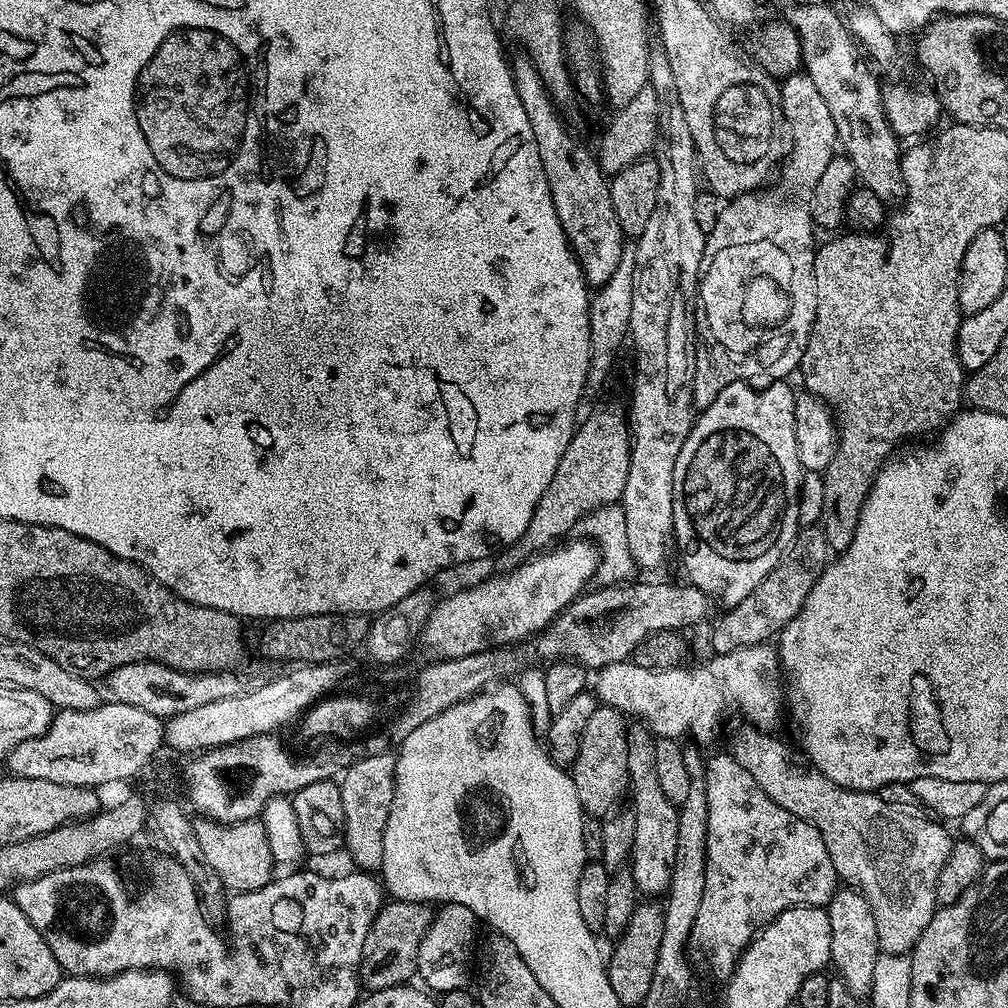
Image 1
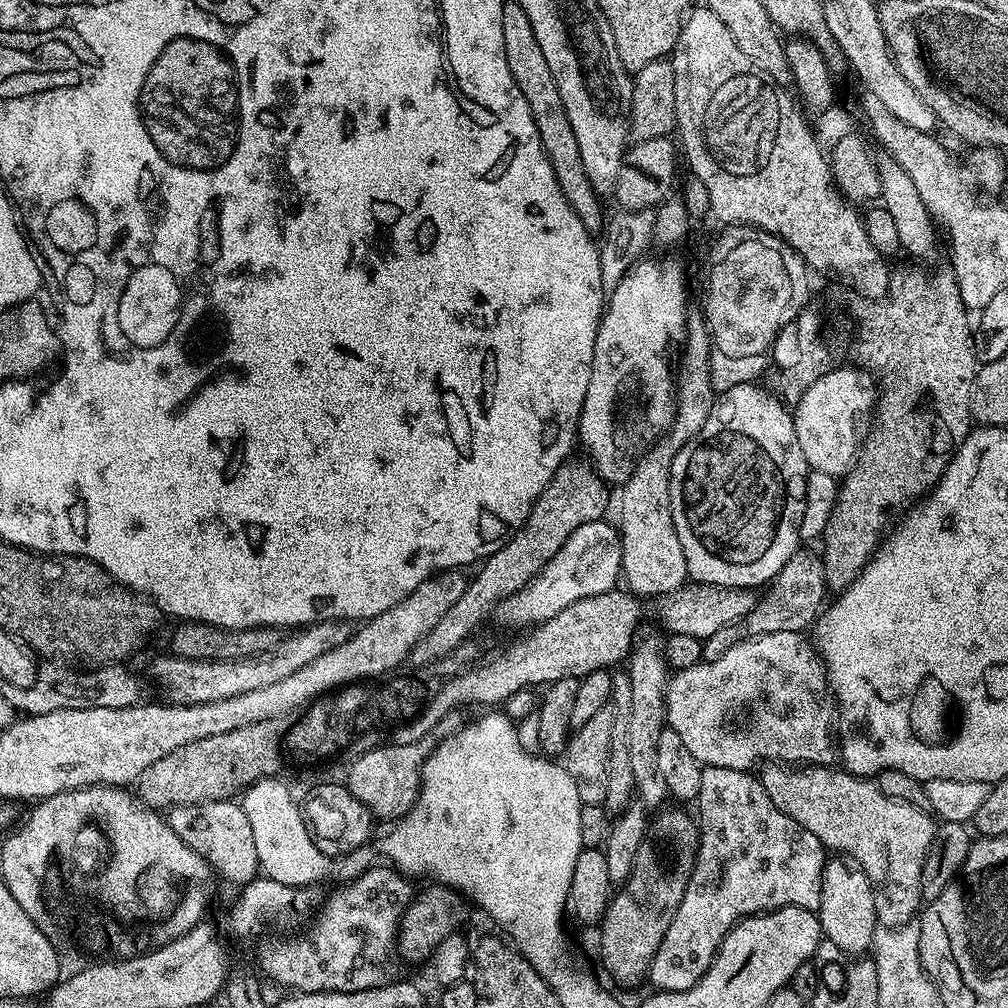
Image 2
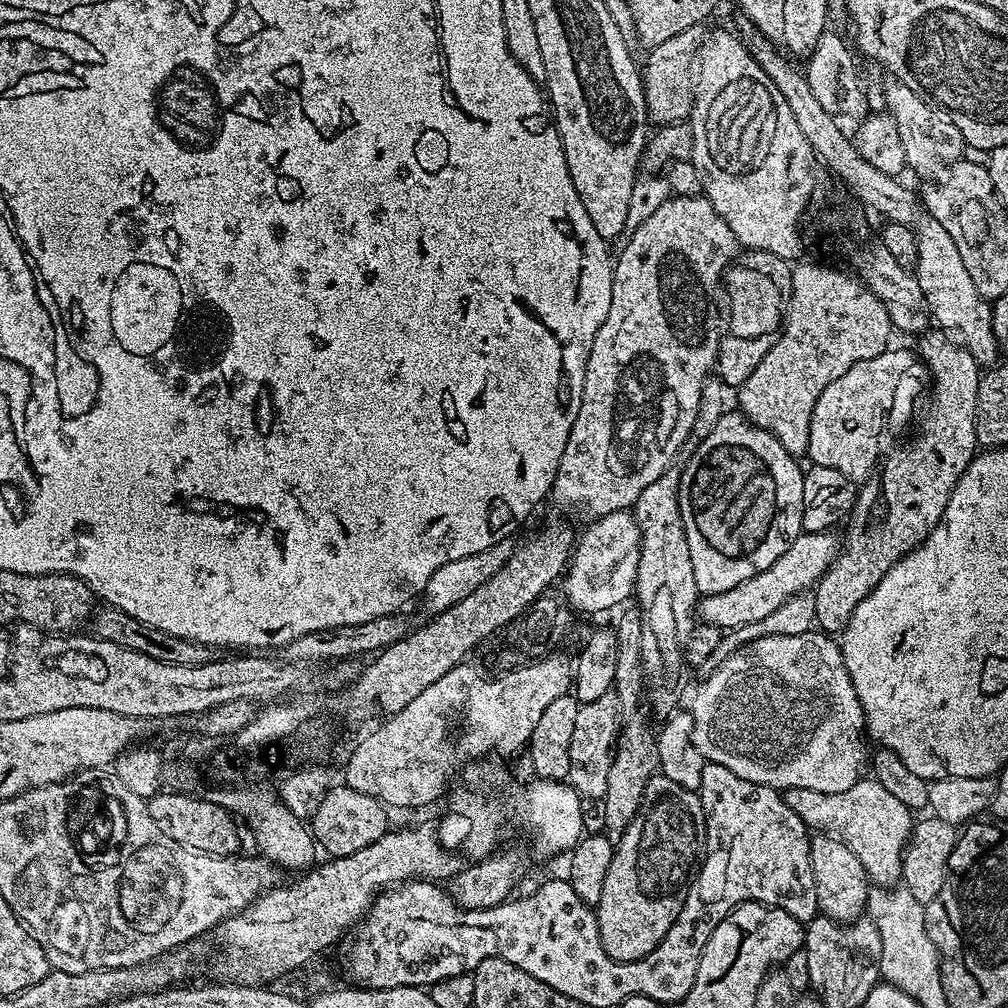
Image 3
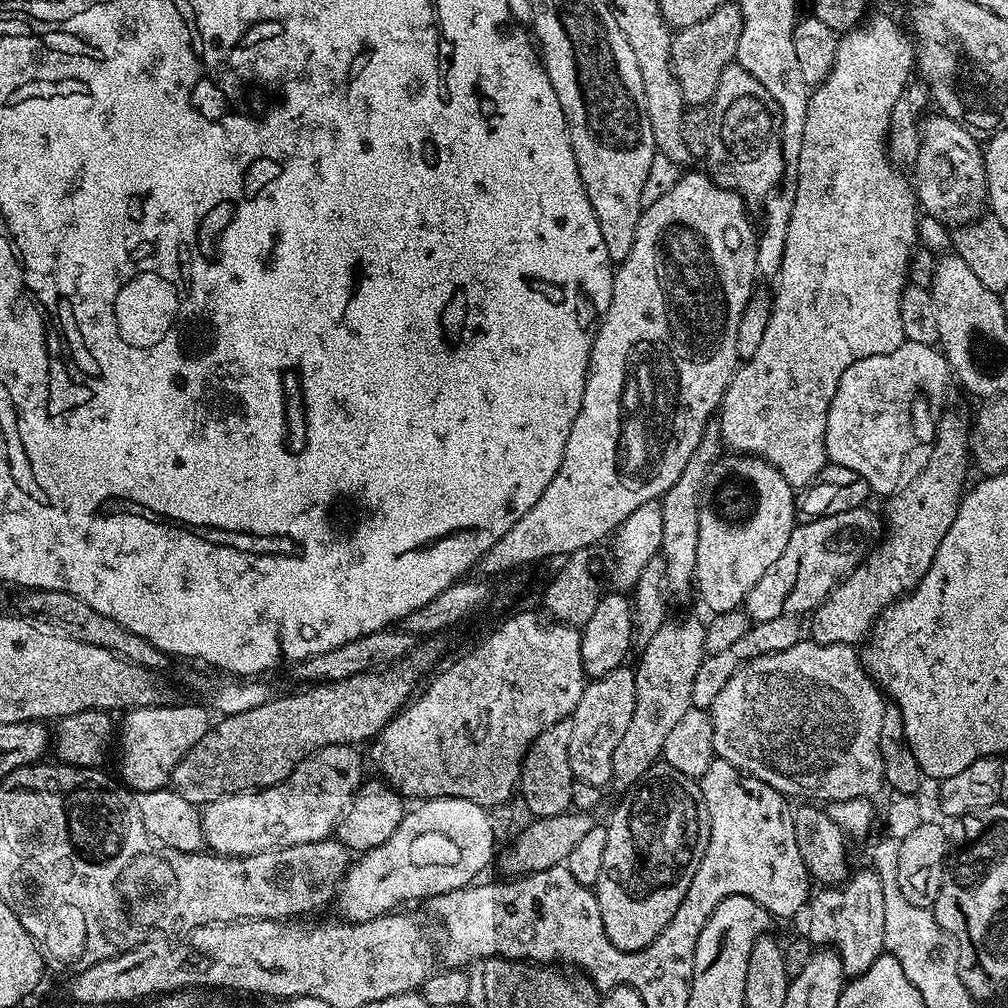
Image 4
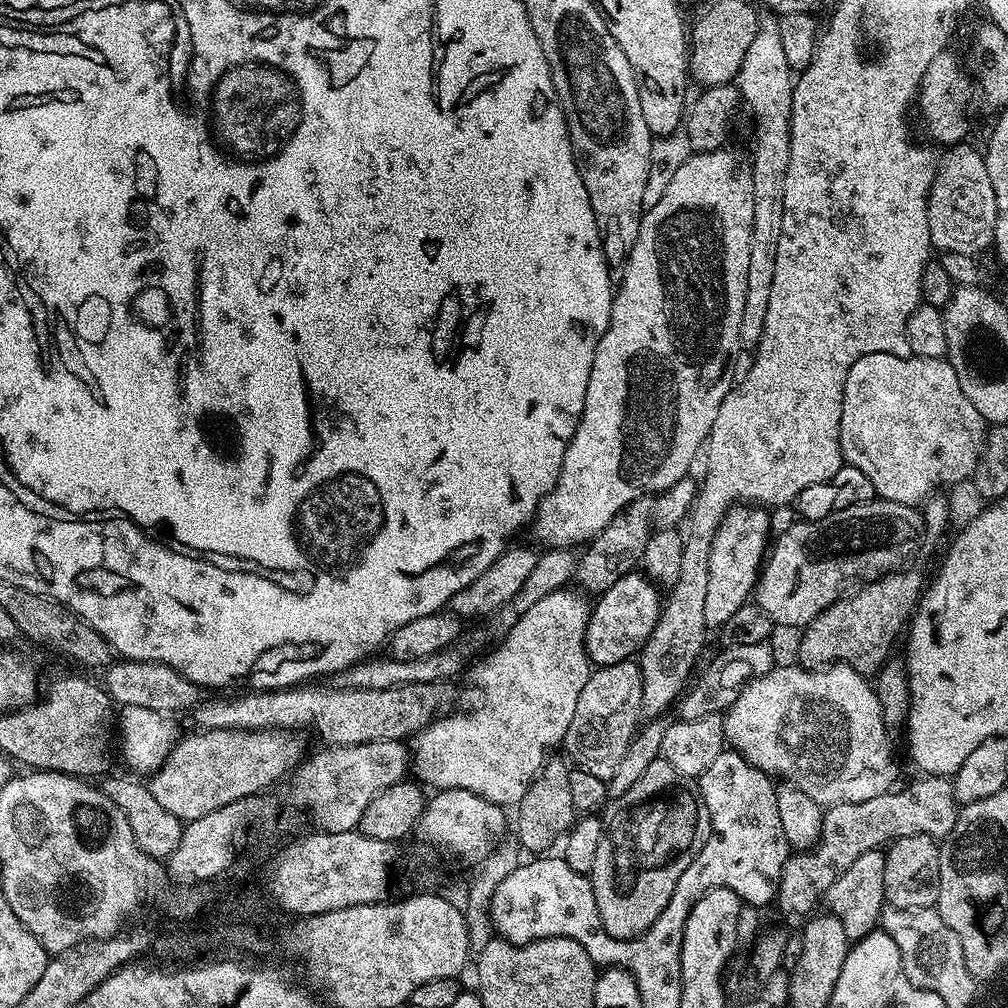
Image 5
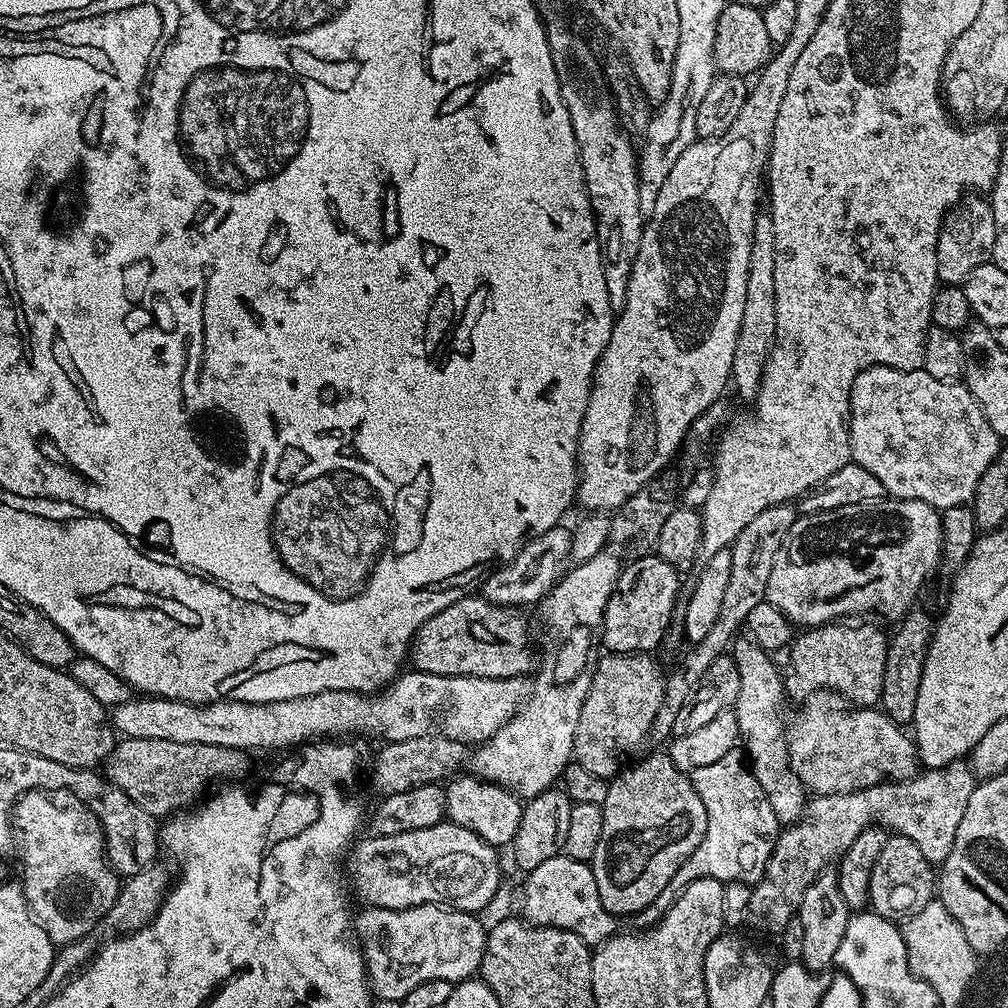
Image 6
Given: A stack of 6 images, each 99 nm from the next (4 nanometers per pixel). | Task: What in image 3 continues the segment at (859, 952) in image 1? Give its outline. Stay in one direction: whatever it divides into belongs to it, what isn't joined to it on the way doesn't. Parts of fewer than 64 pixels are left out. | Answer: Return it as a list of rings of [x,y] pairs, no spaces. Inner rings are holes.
[[[827,834],[813,835],[811,842],[810,866],[814,874],[817,909],[839,924],[851,924],[853,920],[861,919],[868,907],[870,881],[858,854],[838,838]]]

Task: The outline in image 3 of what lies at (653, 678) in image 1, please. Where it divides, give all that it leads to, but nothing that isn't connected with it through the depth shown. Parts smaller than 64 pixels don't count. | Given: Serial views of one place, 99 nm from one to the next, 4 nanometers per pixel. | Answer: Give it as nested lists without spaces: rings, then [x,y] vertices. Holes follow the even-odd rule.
[[[819,630],[793,636],[767,636],[758,638],[746,646],[739,648],[718,670],[699,681],[700,689],[692,700],[692,741],[709,764],[726,766],[730,774],[738,774],[738,778],[746,778],[746,782],[765,784],[768,788],[787,790],[790,788],[809,788],[822,794],[842,794],[842,790],[850,790],[862,778],[866,768],[866,752],[864,756],[864,740],[866,741],[866,721],[864,711],[858,702],[859,694],[854,690],[854,682],[850,682],[850,674],[846,670],[846,662],[840,653],[839,643],[831,635]]]

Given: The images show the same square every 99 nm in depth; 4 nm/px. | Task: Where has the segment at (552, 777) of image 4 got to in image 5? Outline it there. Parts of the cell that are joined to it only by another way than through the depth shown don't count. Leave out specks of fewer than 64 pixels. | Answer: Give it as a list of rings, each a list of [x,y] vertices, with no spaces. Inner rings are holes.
[[[563,759],[545,760],[535,782],[526,790],[522,802],[515,809],[516,829],[514,835],[520,840],[520,847],[528,854],[544,854],[552,843],[559,841],[577,819],[578,813],[570,795],[570,768]]]

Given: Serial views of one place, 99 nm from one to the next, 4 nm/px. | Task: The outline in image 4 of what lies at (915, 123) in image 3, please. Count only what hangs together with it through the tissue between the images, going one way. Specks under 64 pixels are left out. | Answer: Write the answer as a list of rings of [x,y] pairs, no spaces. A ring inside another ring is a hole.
[[[935,115],[919,125],[920,149],[914,165],[916,199],[919,207],[941,224],[968,226],[979,221],[986,212],[988,175],[984,169],[982,144],[973,133],[949,116]]]

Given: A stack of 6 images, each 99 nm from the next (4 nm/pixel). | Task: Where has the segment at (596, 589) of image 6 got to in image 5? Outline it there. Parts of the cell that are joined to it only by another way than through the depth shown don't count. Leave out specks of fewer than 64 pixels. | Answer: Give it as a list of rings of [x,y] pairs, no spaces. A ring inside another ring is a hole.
[[[562,587],[534,602],[534,606],[514,622],[514,630],[493,647],[496,648],[493,652],[485,660],[477,659],[467,669],[466,677],[476,687],[477,698],[484,703],[481,708],[472,708],[457,716],[441,715],[411,737],[410,768],[414,776],[416,772],[415,779],[421,785],[432,787],[432,790],[470,790],[501,806],[518,806],[522,802],[540,767],[549,759],[551,752],[548,751],[555,744],[556,747],[563,745],[566,730],[570,730],[570,722],[574,719],[574,709],[578,707],[582,686],[588,681],[590,661],[584,639],[590,600],[579,591],[568,591],[567,587]]]

